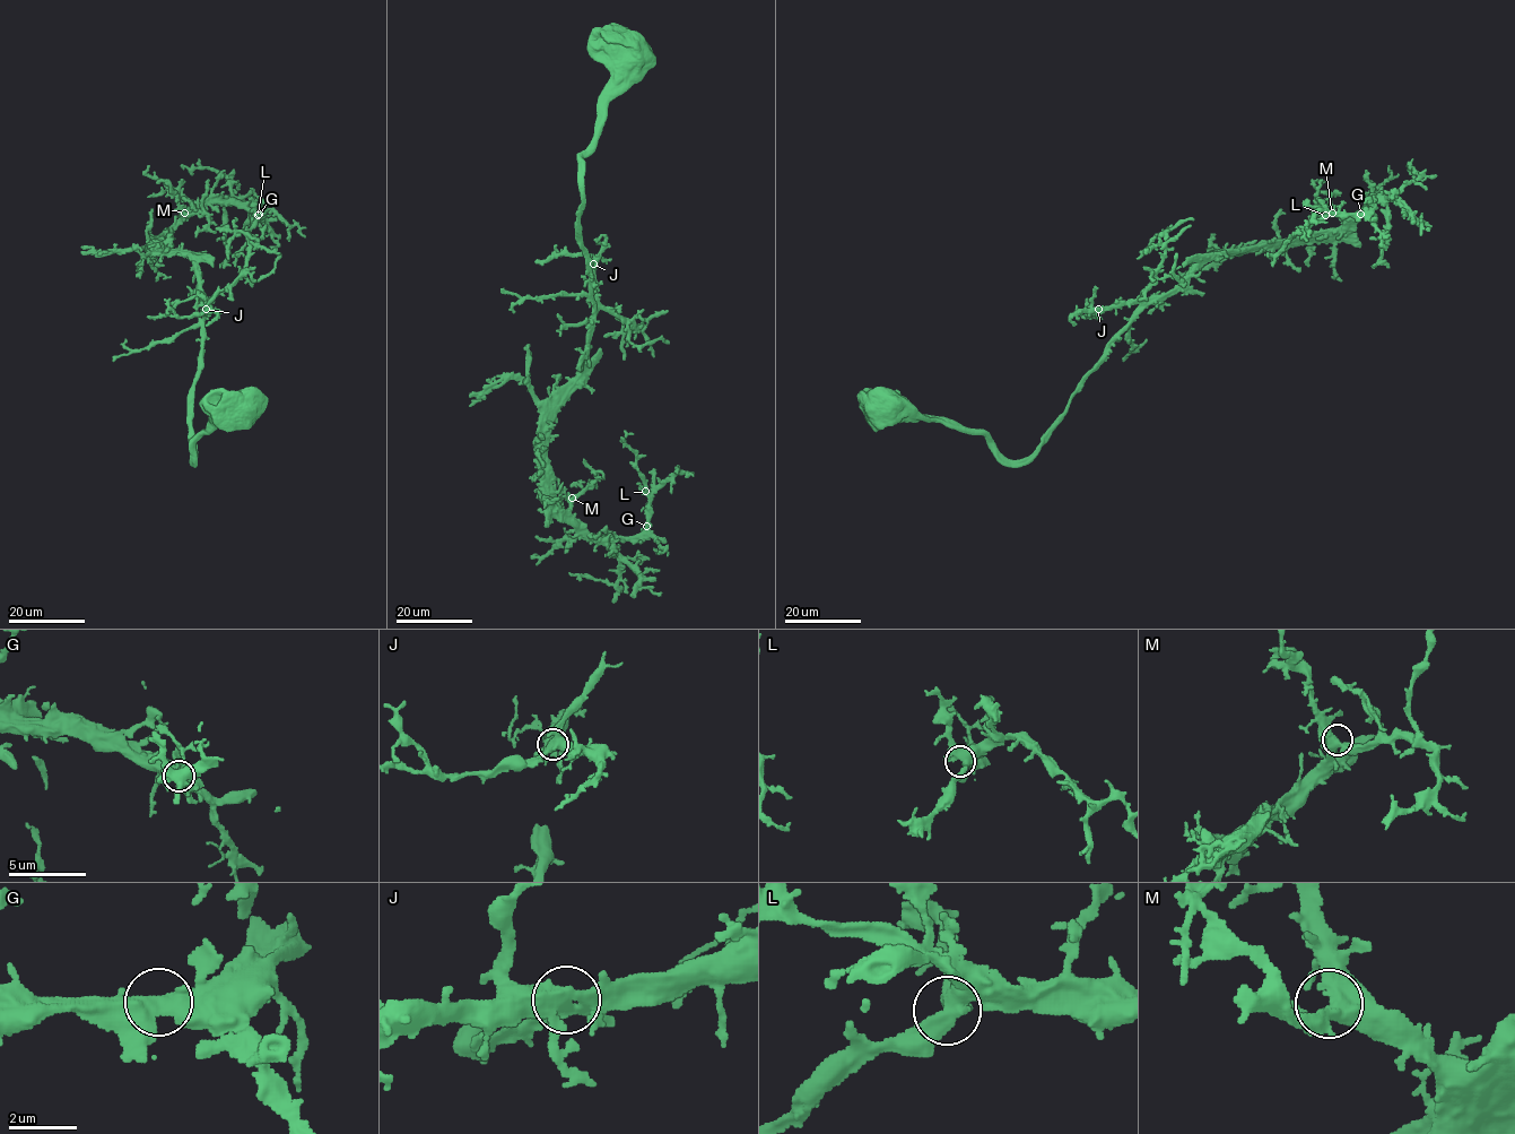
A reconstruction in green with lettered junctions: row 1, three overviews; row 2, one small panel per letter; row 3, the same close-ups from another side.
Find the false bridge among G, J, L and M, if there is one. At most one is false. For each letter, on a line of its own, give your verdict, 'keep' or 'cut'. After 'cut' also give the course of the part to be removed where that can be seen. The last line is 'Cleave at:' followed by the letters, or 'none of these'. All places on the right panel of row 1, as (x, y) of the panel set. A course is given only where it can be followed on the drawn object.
G: keep
J: keep
L: keep
M: keep
Cleave at: none of these

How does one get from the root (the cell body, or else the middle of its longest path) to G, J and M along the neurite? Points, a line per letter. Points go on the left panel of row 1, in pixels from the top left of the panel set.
G: (242, 407), (197, 438), (192, 460), (207, 306), (193, 262), (158, 240), (203, 204), (259, 214)
J: (242, 407), (237, 403), (197, 438), (192, 460), (191, 391), (200, 364), (206, 309)
M: (242, 407), (237, 403), (197, 438), (192, 460), (191, 391), (207, 306), (193, 262), (158, 240), (184, 213)

